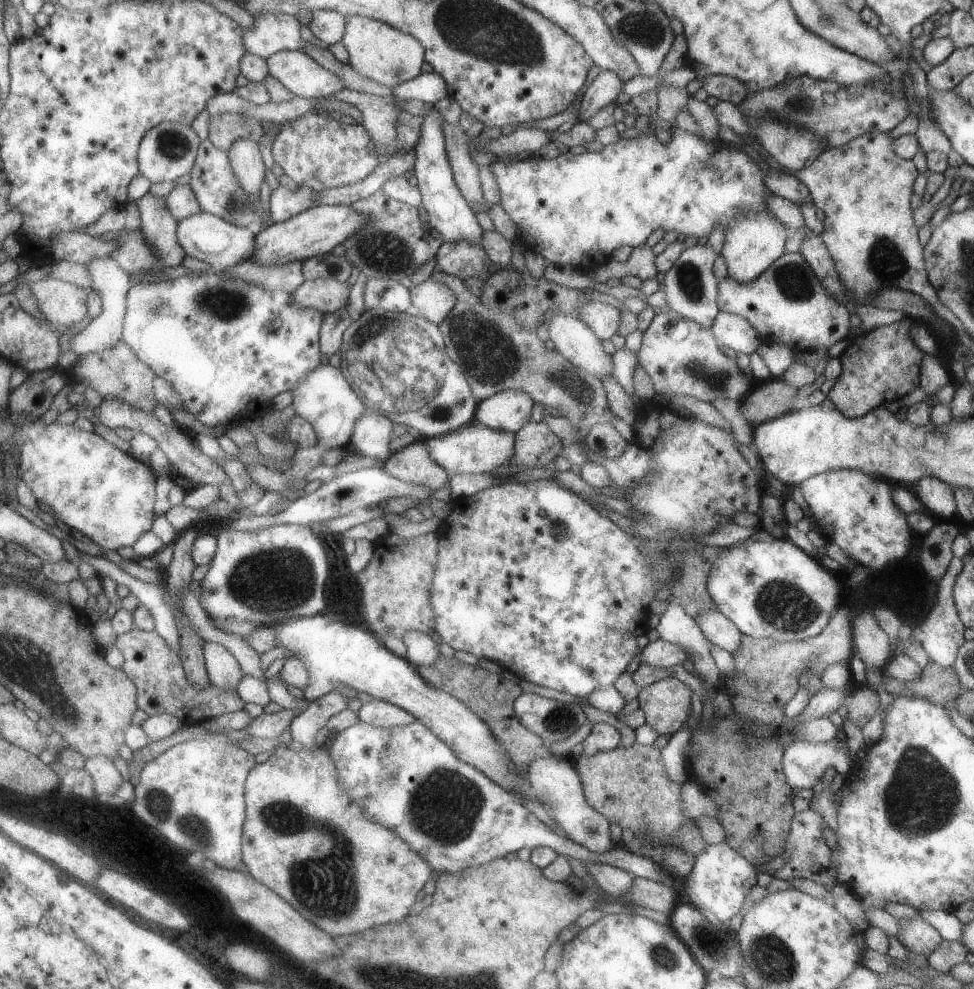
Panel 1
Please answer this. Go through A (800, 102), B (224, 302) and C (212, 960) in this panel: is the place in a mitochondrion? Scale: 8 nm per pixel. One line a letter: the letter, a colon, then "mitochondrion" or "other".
A: mitochondrion
B: mitochondrion
C: other

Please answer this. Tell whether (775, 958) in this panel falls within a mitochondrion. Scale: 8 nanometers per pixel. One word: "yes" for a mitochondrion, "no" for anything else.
yes

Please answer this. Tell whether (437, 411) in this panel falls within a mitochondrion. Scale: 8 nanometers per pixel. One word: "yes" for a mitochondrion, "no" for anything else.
yes

